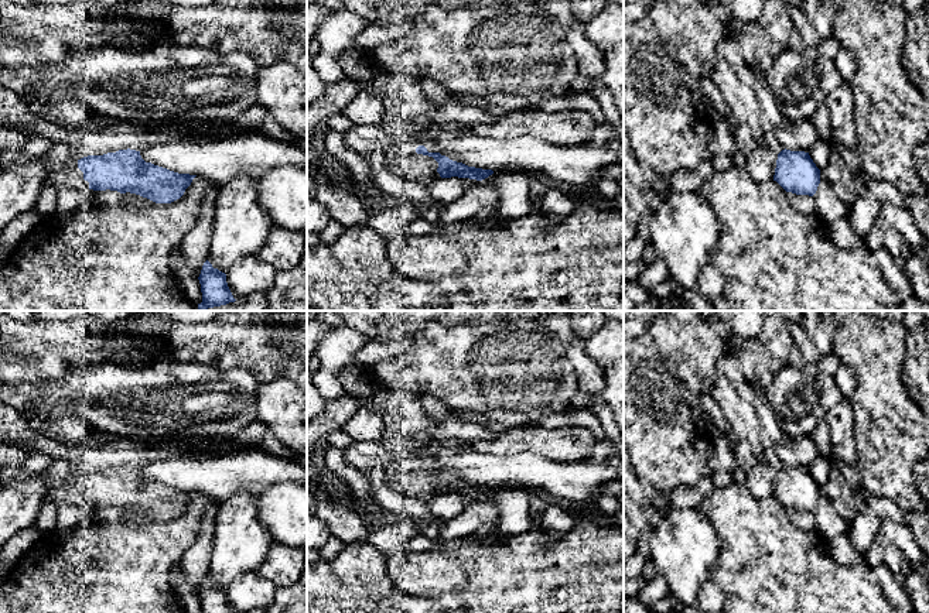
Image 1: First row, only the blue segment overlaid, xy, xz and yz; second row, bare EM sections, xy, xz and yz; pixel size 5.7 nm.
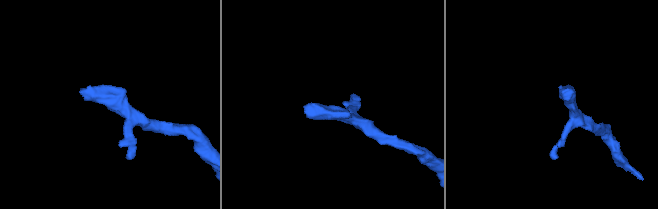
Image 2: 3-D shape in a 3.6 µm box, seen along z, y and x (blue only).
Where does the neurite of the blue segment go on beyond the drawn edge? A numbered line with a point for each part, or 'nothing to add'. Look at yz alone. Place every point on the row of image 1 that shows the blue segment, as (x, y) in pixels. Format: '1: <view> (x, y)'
nothing to add

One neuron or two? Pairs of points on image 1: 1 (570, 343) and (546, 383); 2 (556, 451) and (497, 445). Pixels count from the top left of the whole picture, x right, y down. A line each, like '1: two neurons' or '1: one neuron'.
1: two neurons
2: one neuron

